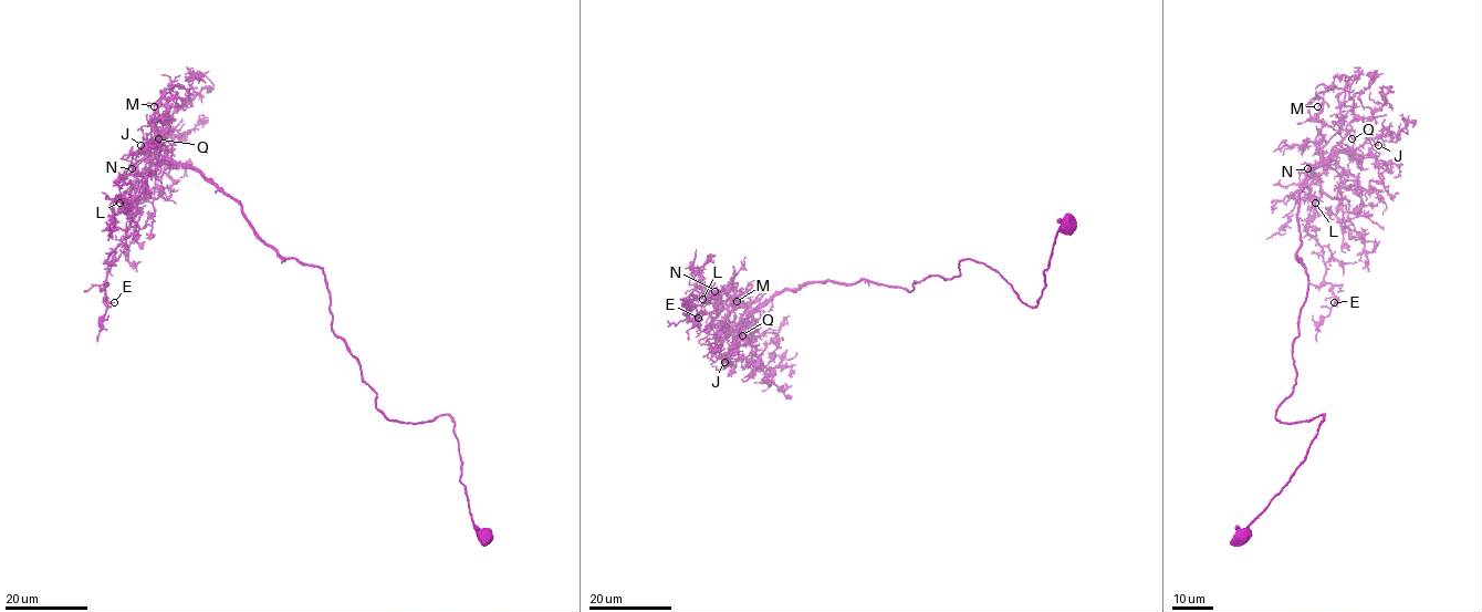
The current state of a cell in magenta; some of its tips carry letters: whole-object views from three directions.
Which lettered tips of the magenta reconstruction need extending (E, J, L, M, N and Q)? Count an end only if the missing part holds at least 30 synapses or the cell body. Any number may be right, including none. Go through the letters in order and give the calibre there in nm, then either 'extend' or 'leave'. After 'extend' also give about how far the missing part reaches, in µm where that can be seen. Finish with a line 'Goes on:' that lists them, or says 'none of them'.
E: calibre 160 nm; leave
J: calibre 170 nm; leave
L: calibre 190 nm; leave
M: calibre 180 nm; leave
N: calibre 190 nm; extend; missing 8 µm
Q: calibre 160 nm; leave
Goes on: N

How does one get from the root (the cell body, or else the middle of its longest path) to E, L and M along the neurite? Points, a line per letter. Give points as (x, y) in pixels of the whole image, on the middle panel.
E: (1070, 226), (1035, 307), (962, 259), (910, 291), (806, 281), (750, 309), (716, 291), (698, 318)
L: (1070, 226), (1035, 307), (970, 259), (910, 291), (826, 280), (750, 309), (727, 292), (702, 299)
M: (1070, 226), (1035, 307), (970, 259), (910, 291), (806, 281), (750, 309), (737, 301)

